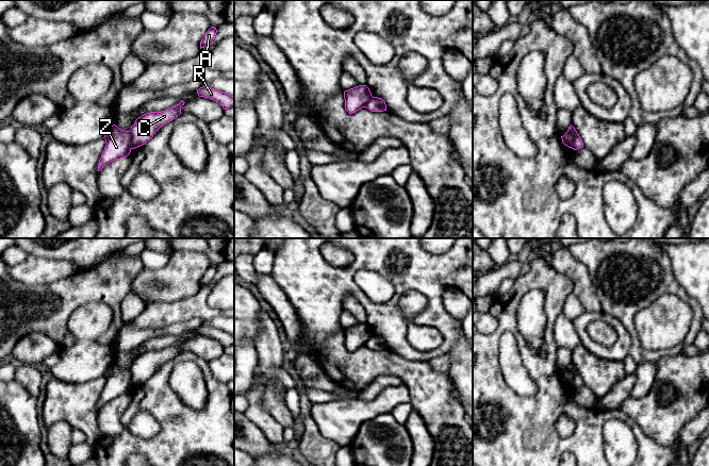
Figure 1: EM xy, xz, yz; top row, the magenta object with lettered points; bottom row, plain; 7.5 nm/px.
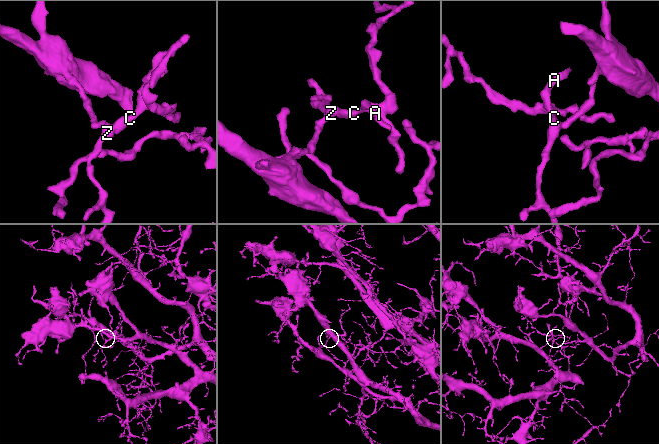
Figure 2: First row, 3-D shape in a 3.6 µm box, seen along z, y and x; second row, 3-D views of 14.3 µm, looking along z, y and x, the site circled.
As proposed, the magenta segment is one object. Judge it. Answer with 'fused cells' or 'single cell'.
fused cells

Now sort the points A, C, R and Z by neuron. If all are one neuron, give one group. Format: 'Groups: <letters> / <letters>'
Groups: A C R / Z

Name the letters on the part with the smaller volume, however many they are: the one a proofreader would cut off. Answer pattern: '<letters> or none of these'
A, C, R

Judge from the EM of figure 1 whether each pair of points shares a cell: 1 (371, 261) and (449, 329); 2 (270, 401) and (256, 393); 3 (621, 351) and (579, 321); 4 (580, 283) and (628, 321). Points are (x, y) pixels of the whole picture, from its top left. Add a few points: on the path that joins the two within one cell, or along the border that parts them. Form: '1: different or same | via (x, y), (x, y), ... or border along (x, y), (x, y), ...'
1: same | via (394, 276), (413, 276), (434, 297), (434, 305)
2: different | border along (265, 384), (263, 406), (275, 418)
3: same | via (608, 351), (598, 350), (582, 334)
4: different | border along (588, 273), (602, 311)

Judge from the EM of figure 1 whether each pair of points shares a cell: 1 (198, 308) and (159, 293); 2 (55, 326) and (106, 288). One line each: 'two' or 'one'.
1: two
2: one

